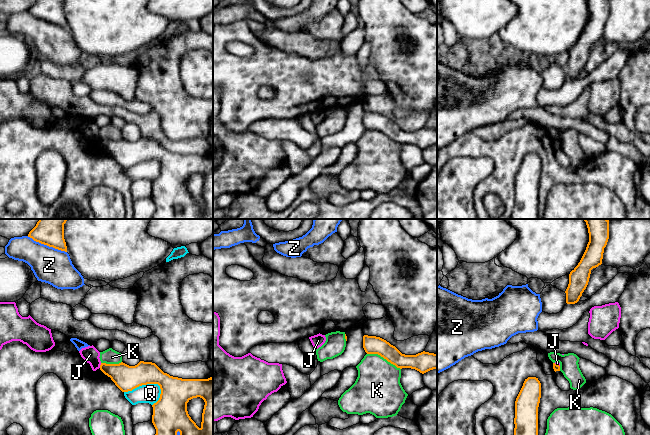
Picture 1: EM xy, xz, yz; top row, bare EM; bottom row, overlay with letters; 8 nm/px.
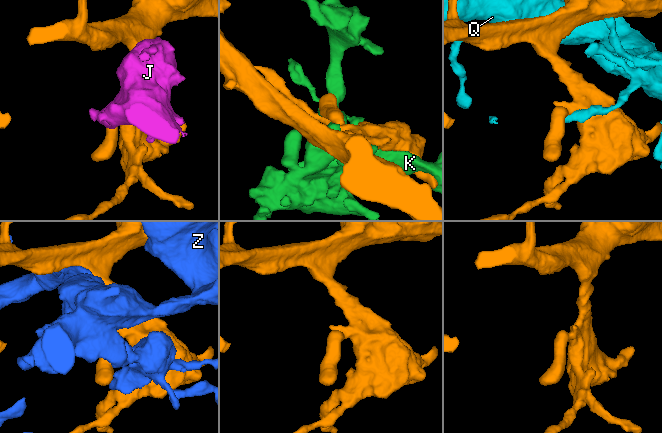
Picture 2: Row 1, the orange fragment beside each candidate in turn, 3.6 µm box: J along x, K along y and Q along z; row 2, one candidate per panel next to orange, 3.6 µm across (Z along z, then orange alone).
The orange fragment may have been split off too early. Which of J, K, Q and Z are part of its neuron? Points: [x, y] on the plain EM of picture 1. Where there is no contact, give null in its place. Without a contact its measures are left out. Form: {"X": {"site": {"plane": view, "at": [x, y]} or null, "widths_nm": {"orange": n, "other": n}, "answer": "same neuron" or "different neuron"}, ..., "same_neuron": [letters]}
{"J": {"site": {"plane": "xy", "at": [100, 141]}, "widths_nm": {"orange": 200, "other": 140}, "answer": "different neuron"}, "K": {"site": {"plane": "xz", "at": [384, 134]}, "widths_nm": {"orange": 140, "other": 380}, "answer": "different neuron"}, "Q": {"site": {"plane": "xy", "at": [143, 160]}, "widths_nm": {"orange": 200, "other": 160}, "answer": "different neuron"}, "Z": {"site": {"plane": "xy", "at": [47, 21]}, "widths_nm": {"orange": 190, "other": 280}, "answer": "different neuron"}, "same_neuron": []}

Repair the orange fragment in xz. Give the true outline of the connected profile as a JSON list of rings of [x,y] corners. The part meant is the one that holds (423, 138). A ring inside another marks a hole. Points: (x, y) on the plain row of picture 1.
[[[364,111],[363,124],[367,130],[378,130],[400,145],[411,144],[422,150],[437,145],[437,130],[423,127],[416,131],[405,131],[380,113]]]

